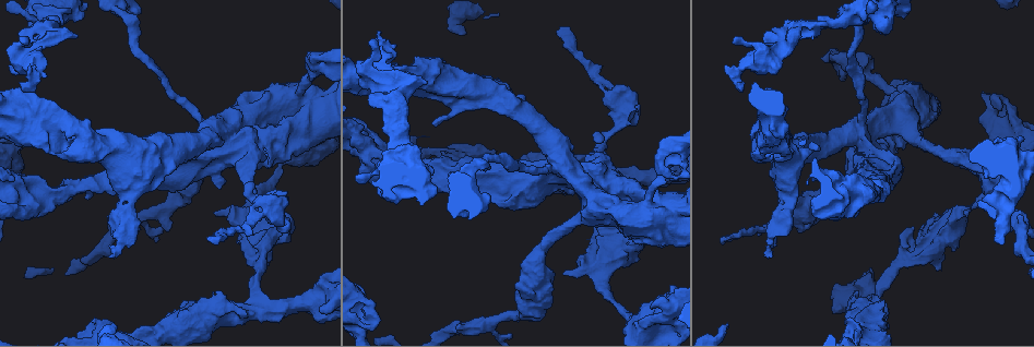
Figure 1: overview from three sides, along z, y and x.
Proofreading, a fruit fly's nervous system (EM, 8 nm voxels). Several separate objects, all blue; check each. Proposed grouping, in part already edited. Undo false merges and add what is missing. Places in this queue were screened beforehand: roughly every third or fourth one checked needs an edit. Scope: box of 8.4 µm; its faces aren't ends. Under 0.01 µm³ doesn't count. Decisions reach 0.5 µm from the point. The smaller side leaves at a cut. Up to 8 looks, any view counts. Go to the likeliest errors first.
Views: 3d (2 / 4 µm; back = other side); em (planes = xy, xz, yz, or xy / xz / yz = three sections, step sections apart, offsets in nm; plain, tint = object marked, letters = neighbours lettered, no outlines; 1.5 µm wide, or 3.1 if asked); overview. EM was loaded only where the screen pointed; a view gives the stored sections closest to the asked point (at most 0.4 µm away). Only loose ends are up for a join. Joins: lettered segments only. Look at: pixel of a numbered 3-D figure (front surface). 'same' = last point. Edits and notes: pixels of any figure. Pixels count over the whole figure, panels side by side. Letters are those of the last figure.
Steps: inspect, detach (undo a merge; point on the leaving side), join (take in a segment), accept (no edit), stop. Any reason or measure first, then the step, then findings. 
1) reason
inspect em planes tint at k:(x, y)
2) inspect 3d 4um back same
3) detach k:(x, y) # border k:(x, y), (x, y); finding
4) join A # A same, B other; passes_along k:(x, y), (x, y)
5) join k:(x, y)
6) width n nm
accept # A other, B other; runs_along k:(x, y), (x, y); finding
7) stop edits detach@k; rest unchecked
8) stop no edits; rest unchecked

stops while still wide
inspect em planes letters at 1:(75, 34)

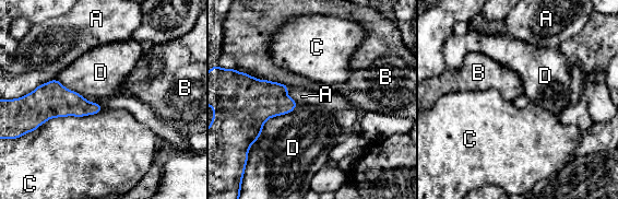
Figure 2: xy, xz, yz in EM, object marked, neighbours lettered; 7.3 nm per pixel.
accept # A other, B other, C other, D other; border 2:(55, 78), (20, 97); none of them fits

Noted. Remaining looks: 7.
branch stops here
inspect em xz step 4 tint at 1:(772, 253)

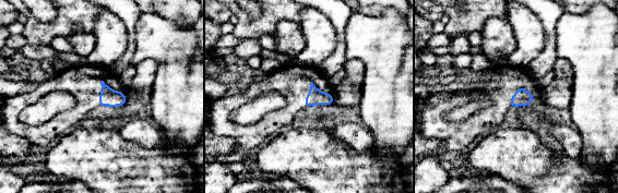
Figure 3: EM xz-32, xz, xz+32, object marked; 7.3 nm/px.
inspect em planes letters same

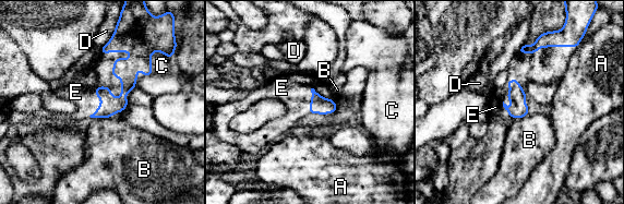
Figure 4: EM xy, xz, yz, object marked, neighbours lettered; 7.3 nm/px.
longest_contact D 180 nm
join E # A other, B other, C other, D other, E same; the cell continues

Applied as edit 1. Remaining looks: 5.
redraw
inspect overview

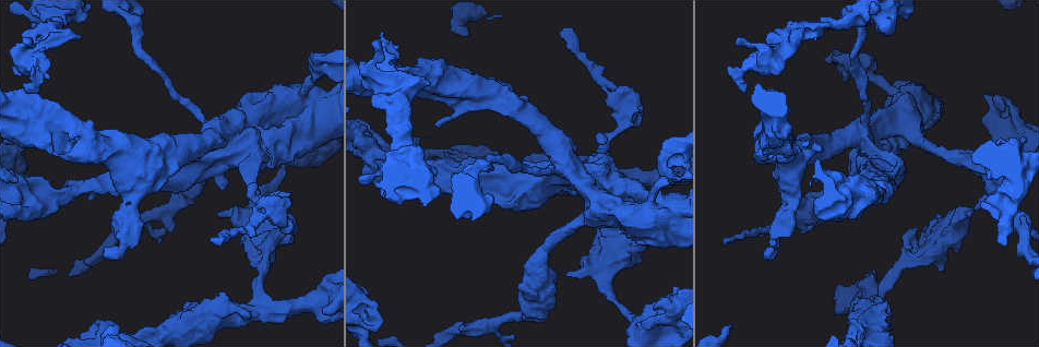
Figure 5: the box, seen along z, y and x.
thick turns thin
inspect em yz step 4 tint at 5:(47, 103)

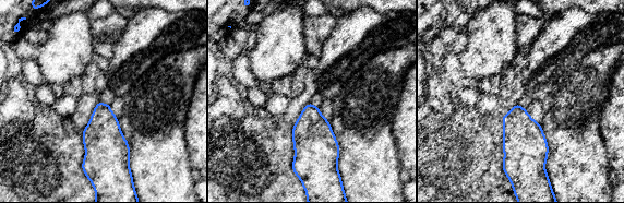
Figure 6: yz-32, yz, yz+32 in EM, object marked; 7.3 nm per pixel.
another direction
inspect em planes letters same

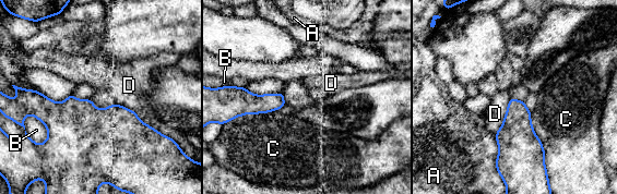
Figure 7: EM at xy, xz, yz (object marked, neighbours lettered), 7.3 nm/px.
accept # A other, B other, C other, D other; border 7:(90, 99), (133, 111); one cell here

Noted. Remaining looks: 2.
stop edits join@4; rest unchecked

